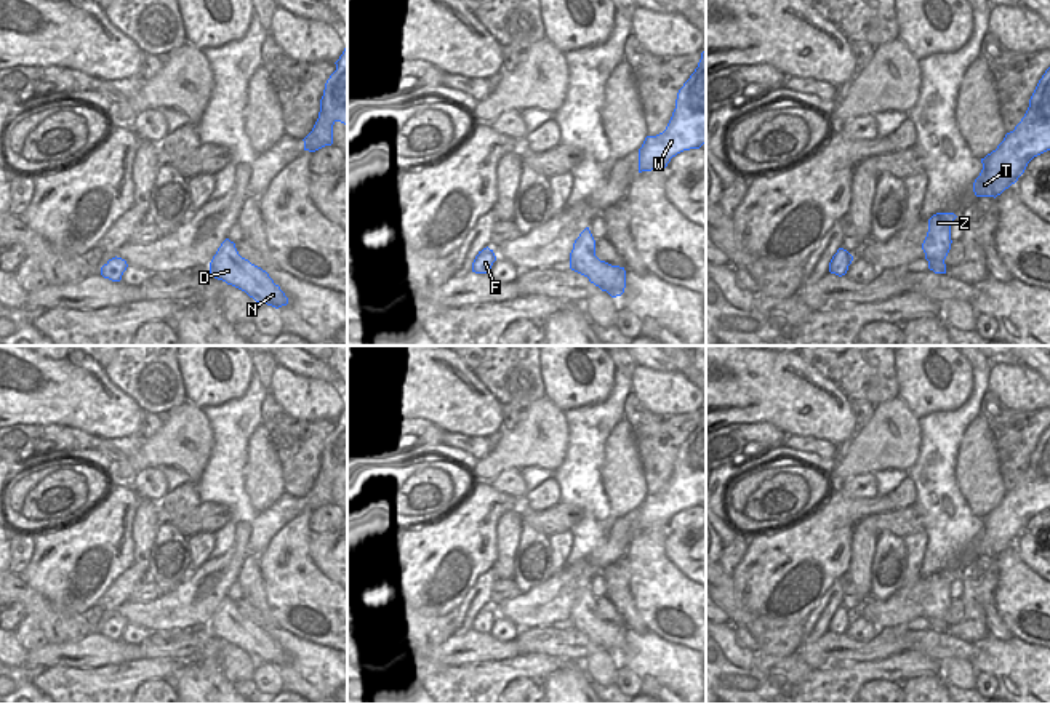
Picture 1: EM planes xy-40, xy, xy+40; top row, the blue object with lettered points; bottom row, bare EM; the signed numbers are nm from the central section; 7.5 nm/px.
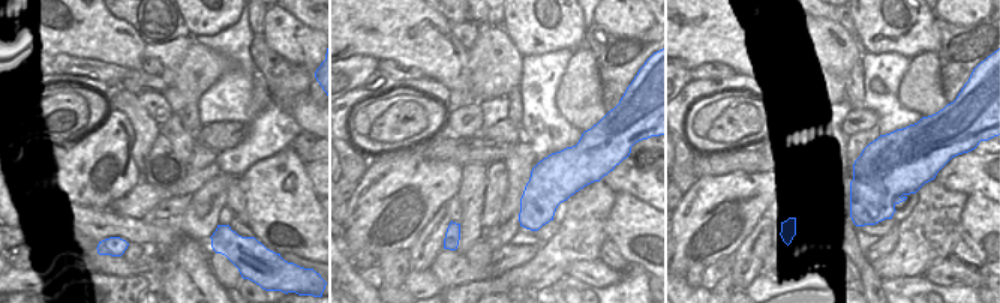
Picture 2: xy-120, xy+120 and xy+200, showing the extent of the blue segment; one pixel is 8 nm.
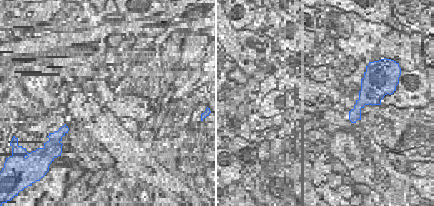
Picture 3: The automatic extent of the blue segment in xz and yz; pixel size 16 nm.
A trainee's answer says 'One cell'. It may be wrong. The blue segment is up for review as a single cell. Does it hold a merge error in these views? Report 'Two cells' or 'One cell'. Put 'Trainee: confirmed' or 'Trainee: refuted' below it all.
One cell.
Trainee: confirmed

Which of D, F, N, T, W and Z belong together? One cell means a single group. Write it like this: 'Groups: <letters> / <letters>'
Groups: D F N T W Z

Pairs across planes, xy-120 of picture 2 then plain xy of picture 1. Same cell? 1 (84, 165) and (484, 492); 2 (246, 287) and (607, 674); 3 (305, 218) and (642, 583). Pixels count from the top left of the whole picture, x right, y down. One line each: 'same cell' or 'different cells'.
1: same cell
2: different cells
3: same cell

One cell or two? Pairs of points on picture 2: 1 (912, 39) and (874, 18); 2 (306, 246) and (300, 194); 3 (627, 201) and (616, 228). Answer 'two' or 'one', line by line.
1: one
2: one
3: one

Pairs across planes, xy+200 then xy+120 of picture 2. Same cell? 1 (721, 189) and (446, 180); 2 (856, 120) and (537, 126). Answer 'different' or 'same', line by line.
1: same
2: different

